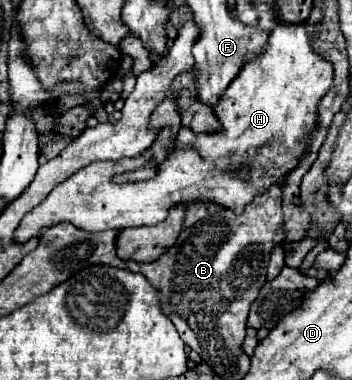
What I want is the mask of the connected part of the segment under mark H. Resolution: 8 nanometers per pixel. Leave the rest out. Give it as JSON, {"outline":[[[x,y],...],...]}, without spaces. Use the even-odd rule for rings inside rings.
{"outline":[[[278,22],[278,26],[276,26],[276,28],[274,28],[274,30],[270,32],[270,36],[268,36],[268,42],[266,42],[266,48],[264,48],[264,50],[262,50],[262,52],[260,52],[260,54],[258,54],[256,58],[252,58],[252,60],[248,60],[248,62],[246,62],[246,64],[242,66],[242,70],[238,72],[238,76],[236,76],[236,78],[234,78],[234,80],[230,82],[230,86],[228,86],[228,88],[226,88],[226,92],[222,94],[222,98],[220,98],[220,104],[218,104],[218,106],[214,108],[214,112],[216,112],[216,116],[220,118],[220,124],[222,124],[222,132],[220,132],[220,134],[194,134],[192,130],[188,130],[188,128],[184,128],[184,126],[182,126],[182,128],[180,128],[180,132],[178,132],[178,136],[176,136],[176,142],[172,142],[172,144],[170,144],[170,140],[168,140],[168,132],[164,130],[164,132],[162,132],[162,140],[160,140],[160,136],[158,136],[158,138],[156,138],[156,142],[154,142],[154,144],[150,146],[150,150],[146,150],[146,152],[144,152],[144,154],[142,154],[140,158],[132,158],[132,160],[130,160],[130,158],[126,158],[126,160],[120,160],[120,162],[96,162],[96,164],[92,164],[92,166],[86,166],[84,170],[80,170],[80,172],[76,172],[76,174],[74,174],[72,178],[68,178],[68,180],[64,180],[62,184],[58,184],[58,186],[56,186],[56,188],[54,188],[54,190],[52,190],[52,192],[48,194],[48,198],[46,198],[46,200],[44,200],[44,202],[42,202],[40,206],[36,206],[36,210],[32,210],[32,212],[30,212],[30,214],[28,214],[28,216],[26,216],[26,218],[24,218],[22,222],[20,222],[20,226],[18,226],[18,230],[16,230],[16,242],[26,242],[26,240],[30,240],[32,236],[40,236],[40,234],[42,234],[42,228],[50,228],[50,226],[54,226],[54,224],[58,224],[58,222],[72,222],[74,226],[78,226],[78,228],[82,228],[82,230],[88,230],[88,232],[100,232],[100,230],[112,230],[112,228],[116,228],[116,230],[120,230],[120,228],[132,228],[132,226],[152,226],[152,224],[158,224],[158,222],[162,222],[162,220],[164,220],[164,218],[168,216],[168,208],[170,208],[170,206],[174,206],[174,204],[188,204],[188,202],[194,202],[194,200],[204,200],[204,198],[208,198],[208,200],[212,200],[212,202],[218,202],[218,204],[222,204],[222,206],[226,206],[226,208],[230,208],[230,210],[234,210],[236,214],[240,214],[240,212],[244,210],[244,206],[246,206],[246,202],[250,202],[250,200],[252,200],[252,198],[254,198],[254,196],[256,196],[258,192],[264,192],[264,190],[266,190],[268,186],[270,186],[270,182],[272,182],[272,180],[280,184],[280,182],[282,182],[282,178],[284,178],[284,174],[286,174],[288,170],[292,170],[292,168],[296,166],[296,162],[298,162],[298,158],[300,158],[300,156],[304,154],[304,150],[306,150],[306,144],[304,144],[304,142],[306,142],[306,140],[304,140],[306,136],[304,136],[304,134],[310,134],[310,132],[312,132],[312,130],[316,128],[316,106],[318,106],[318,102],[320,102],[320,98],[322,98],[322,96],[324,96],[324,94],[326,94],[326,92],[328,92],[328,90],[332,88],[332,70],[334,70],[334,66],[332,66],[332,62],[328,62],[328,60],[326,60],[324,56],[320,56],[320,54],[318,54],[318,52],[314,50],[314,46],[312,46],[312,36],[308,34],[308,28],[310,28],[310,26],[308,26],[308,22],[300,22],[300,24],[286,24],[286,22]],[[270,144],[276,144],[276,146],[278,146],[278,150],[260,150],[260,148],[264,148],[264,146],[270,146]],[[150,154],[154,154],[154,156],[156,156],[156,162],[160,162],[160,160],[162,160],[162,162],[158,164],[158,166],[160,166],[160,170],[158,170],[158,174],[156,174],[156,178],[152,178],[152,180],[144,180],[144,182],[132,182],[132,184],[114,184],[114,182],[110,180],[110,178],[112,178],[114,174],[120,174],[120,172],[126,172],[126,170],[134,170],[136,166],[142,166],[142,162],[144,162],[144,160],[146,160],[146,158],[148,158]],[[244,164],[248,164],[248,166],[250,166],[250,172],[252,172],[252,178],[250,178],[250,182],[242,182],[240,178],[236,178],[236,176],[232,176],[232,174],[228,174],[228,172],[230,172],[232,168],[238,168],[238,166],[244,166]]]}

